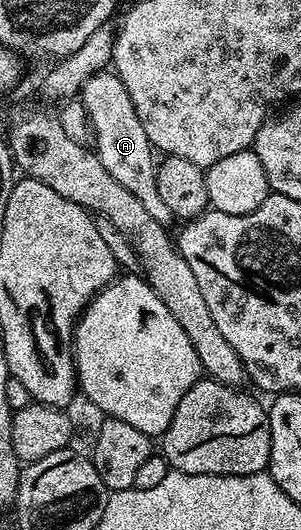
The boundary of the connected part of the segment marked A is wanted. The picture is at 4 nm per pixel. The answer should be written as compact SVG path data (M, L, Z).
M113 71L94 73L84 83L80 94L82 109L90 116L90 129L94 132L92 148L98 154L100 163L104 163L104 171L120 183L142 206L152 214L156 223L167 227L173 226L176 219L171 209L163 203L159 189L156 188L156 150L150 144L148 134L144 132L144 123L140 123L140 115L136 115L136 107L132 107L132 95L128 95L128 87Z

